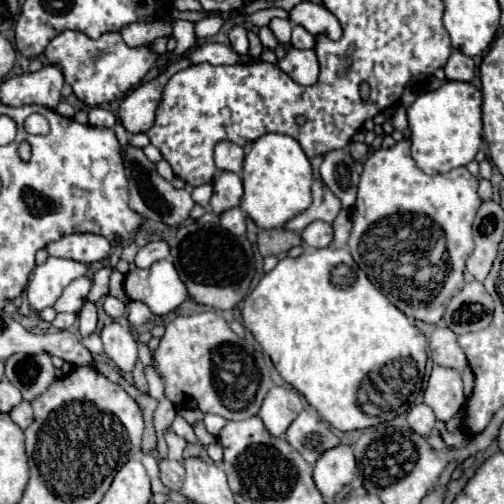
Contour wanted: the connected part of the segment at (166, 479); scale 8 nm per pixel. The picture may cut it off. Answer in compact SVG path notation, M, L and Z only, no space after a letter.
M163 460L159 462L159 472L161 472L161 482L173 490L179 490L179 484L183 482L183 464L181 462L171 462Z

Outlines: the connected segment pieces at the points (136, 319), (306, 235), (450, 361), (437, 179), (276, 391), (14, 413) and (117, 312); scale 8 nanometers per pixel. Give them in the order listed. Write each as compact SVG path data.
M129 302L129 322L133 324L133 326L141 326L141 324L145 324L147 320L149 320L149 316L151 316L151 310L147 308L147 304L143 304L143 302Z
M311 222L299 232L299 236L309 248L325 248L333 240L333 228L327 222Z
M441 326L437 328L431 338L429 338L429 348L431 348L431 360L439 366L447 366L447 368L455 368L455 370L463 370L467 366L467 358L465 352L459 348L457 344L457 336Z
M405 138L389 150L377 150L363 166L357 202L353 206L353 230L349 236L349 254L367 274L367 278L393 302L405 316L427 324L443 318L447 302L463 288L465 260L473 252L471 224L481 206L477 196L477 178L467 168L455 168L447 174L429 176L417 168L409 154L411 140Z
M273 386L263 400L259 418L265 422L267 430L273 436L283 436L291 420L295 420L295 416L299 416L301 410L303 404L301 404L301 394L297 390Z
M27 400L19 402L9 414L11 414L11 418L13 418L13 422L15 422L17 426L27 428L27 426L31 424L31 420L33 420L33 408L31 408L31 402L27 402Z
M107 296L105 298L105 302L103 302L103 310L113 318L113 320L117 320L117 318L121 318L121 316L125 316L125 302L121 300L121 298L115 298L115 296Z

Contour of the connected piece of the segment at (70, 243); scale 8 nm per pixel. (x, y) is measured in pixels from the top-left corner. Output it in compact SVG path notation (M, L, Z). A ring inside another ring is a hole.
M65 234L57 242L51 242L45 250L49 256L59 256L59 258L71 258L83 264L93 264L101 262L109 256L109 240L101 234Z

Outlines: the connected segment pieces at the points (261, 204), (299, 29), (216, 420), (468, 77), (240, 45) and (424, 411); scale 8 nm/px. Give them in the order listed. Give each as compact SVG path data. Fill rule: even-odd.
M263 134L249 146L245 154L243 162L245 194L241 206L247 210L247 214L259 228L281 228L293 216L309 208L311 184L313 168L301 144L287 134Z
M293 26L291 44L293 44L295 48L313 48L315 38L313 38L313 34L309 34L303 26Z
M205 414L203 422L205 422L205 428L207 428L207 432L209 432L209 434L213 434L213 436L217 436L217 434L223 430L223 426L227 424L227 420L225 420L225 418L221 418L221 416L215 416L215 414Z
M453 50L449 62L445 64L445 76L447 80L459 80L459 82L471 82L475 76L475 64L469 56L465 56L459 50Z
M241 24L233 26L231 32L229 32L229 40L231 40L231 46L233 46L233 50L237 54L241 54L241 56L247 54L249 42L247 42L247 30L245 30L245 26L241 26Z
M427 404L411 406L407 411L407 422L411 430L419 432L421 436L427 436L437 424L435 412Z

